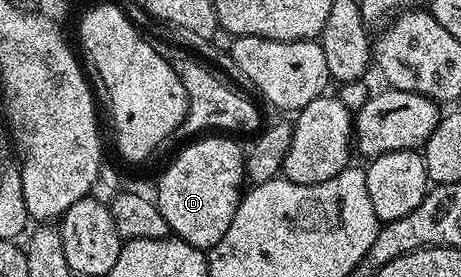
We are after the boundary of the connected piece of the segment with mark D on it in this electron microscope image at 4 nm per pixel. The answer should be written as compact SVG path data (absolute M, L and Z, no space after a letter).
M209 134L186 143L157 180L157 209L167 218L170 233L202 250L213 248L227 234L247 184L245 152L233 140L225 134Z

